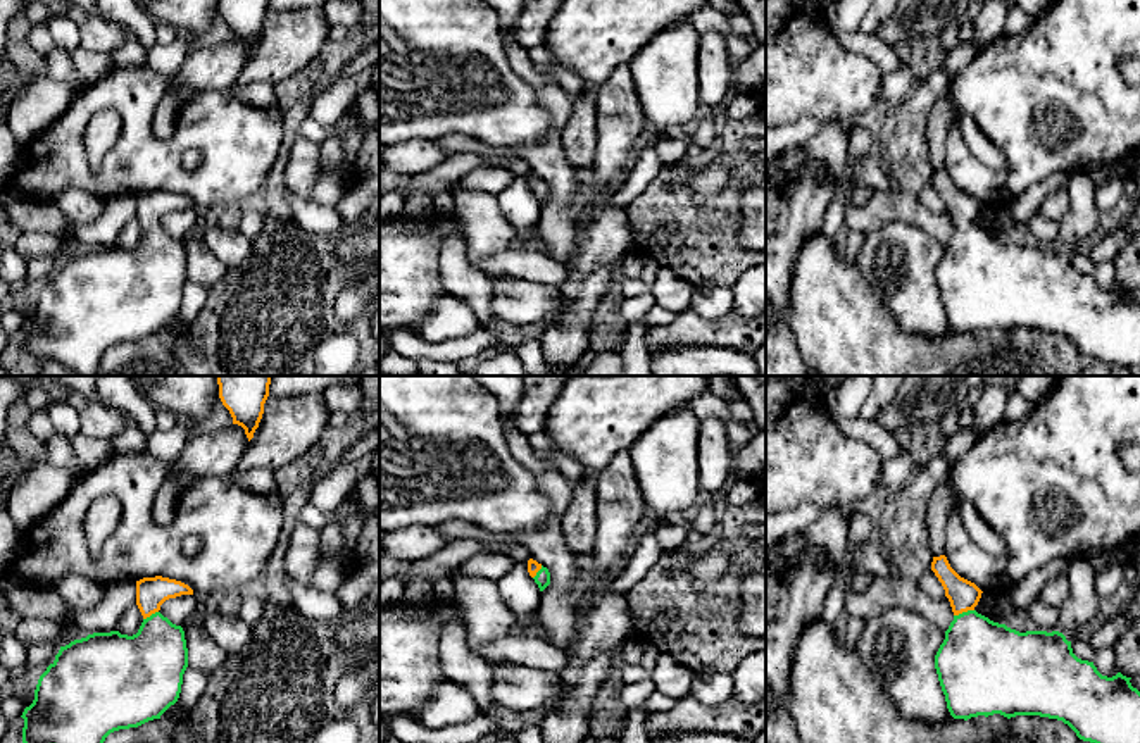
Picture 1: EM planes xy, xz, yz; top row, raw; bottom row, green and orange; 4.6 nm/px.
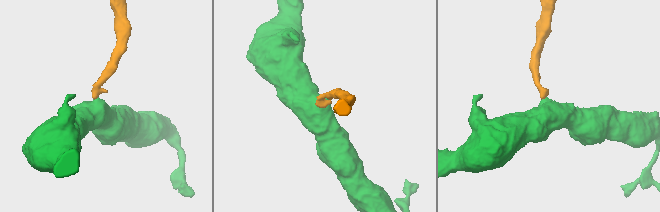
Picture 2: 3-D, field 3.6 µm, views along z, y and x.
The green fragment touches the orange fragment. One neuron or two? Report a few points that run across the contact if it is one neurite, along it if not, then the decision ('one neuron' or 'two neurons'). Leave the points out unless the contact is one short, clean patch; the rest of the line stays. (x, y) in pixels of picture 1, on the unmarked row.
yz (980, 276), (963, 226), (963, 209) | one neuron

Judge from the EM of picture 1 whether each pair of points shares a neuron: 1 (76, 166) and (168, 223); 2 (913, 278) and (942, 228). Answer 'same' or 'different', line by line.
1: different
2: different

